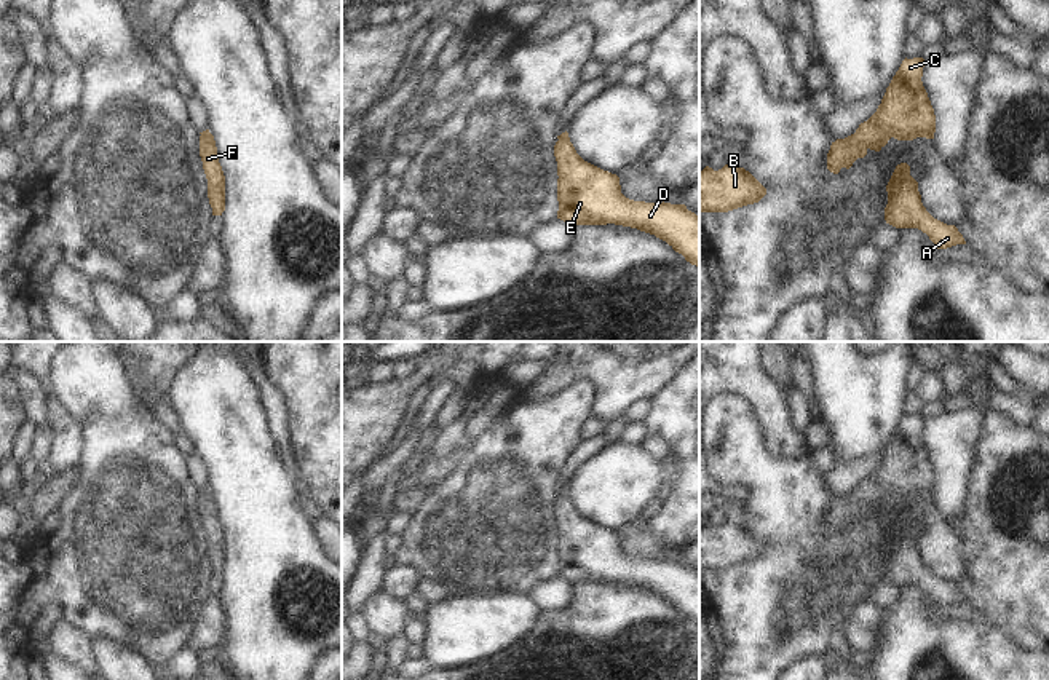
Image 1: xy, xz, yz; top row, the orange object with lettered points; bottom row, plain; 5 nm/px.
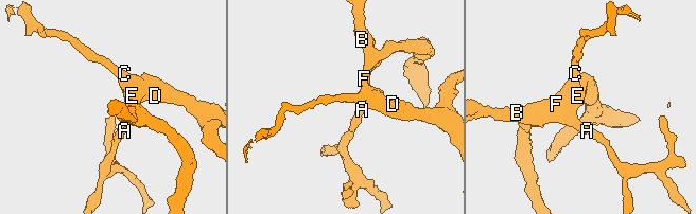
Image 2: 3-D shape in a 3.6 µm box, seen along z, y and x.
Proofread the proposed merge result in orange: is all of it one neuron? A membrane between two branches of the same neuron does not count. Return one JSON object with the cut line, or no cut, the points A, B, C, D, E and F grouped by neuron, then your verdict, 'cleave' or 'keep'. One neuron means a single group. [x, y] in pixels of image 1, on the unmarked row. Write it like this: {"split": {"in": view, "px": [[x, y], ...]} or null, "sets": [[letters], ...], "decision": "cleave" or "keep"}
{"split": null, "sets": [["A", "B", "C", "D", "E", "F"]], "decision": "keep"}

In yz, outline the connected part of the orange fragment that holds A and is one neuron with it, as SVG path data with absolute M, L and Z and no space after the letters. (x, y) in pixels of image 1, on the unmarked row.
M896 524L888 543L886 581L896 586L918 586L929 594L937 607L966 602L955 583L934 576L921 560L918 540L910 533L910 524Z

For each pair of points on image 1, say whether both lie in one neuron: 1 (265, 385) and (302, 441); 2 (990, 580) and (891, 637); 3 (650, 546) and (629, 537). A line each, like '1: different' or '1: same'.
1: different
2: different
3: same

